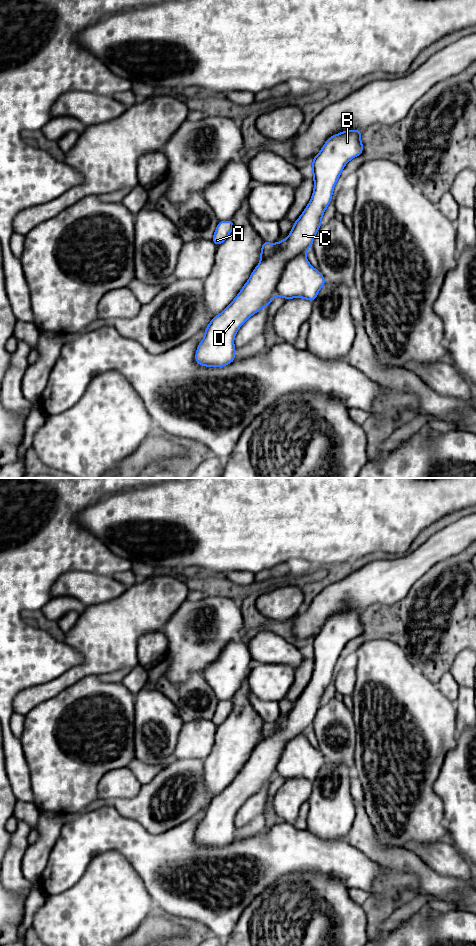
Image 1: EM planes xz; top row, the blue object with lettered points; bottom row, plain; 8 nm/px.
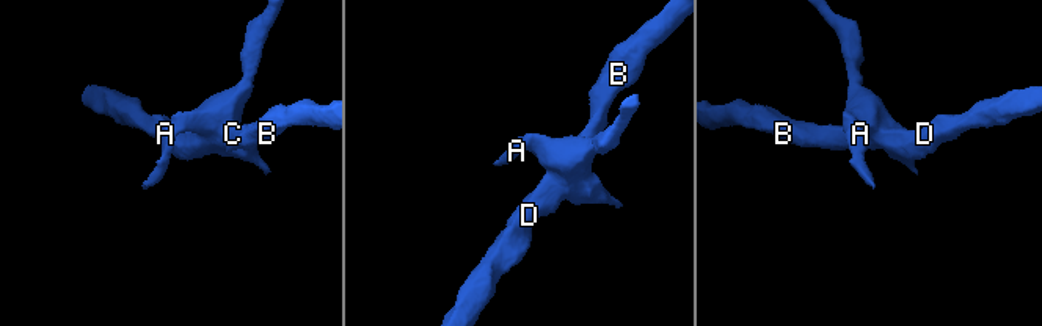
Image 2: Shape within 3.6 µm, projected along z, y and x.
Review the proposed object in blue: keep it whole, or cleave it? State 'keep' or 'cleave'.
cleave

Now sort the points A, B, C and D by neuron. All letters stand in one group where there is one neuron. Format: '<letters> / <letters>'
A / B C D

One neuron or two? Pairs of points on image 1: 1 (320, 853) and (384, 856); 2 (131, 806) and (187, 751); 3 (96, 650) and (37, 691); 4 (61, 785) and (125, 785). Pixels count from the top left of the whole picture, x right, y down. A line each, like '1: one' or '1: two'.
1: two
2: two
3: one
4: two

